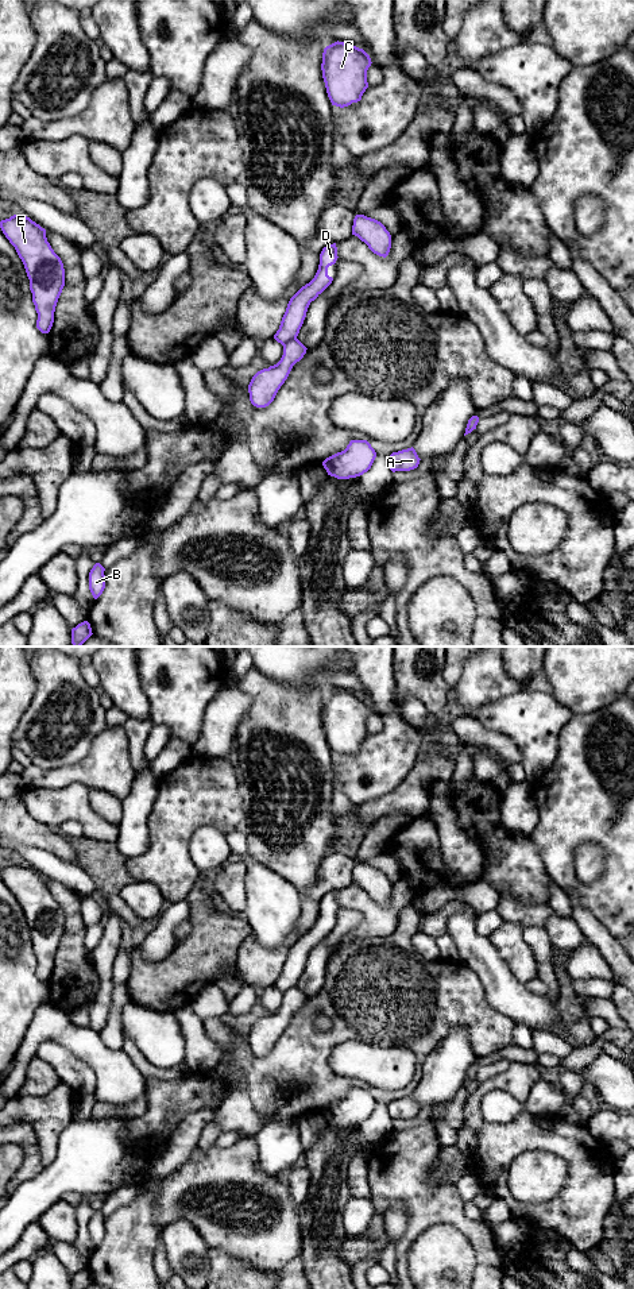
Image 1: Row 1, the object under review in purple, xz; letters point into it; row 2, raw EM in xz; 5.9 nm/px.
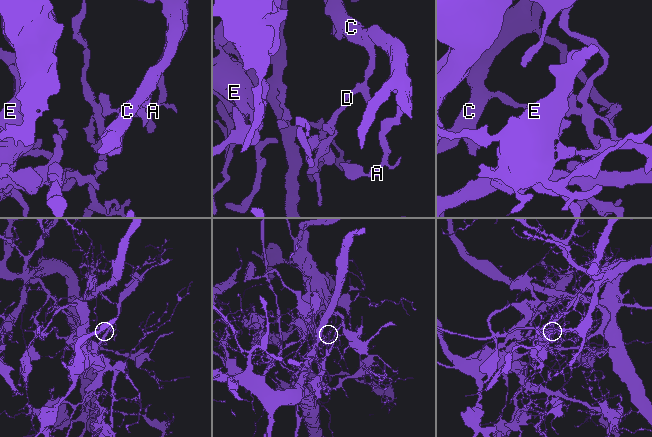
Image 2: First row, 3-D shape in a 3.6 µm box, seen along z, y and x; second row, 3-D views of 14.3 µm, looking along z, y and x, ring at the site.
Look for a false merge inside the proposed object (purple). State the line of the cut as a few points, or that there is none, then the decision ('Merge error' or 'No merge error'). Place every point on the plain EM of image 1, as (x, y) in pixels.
Split along xz (296, 985), (283, 994). Merge error

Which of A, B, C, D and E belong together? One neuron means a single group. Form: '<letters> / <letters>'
A C D / B E

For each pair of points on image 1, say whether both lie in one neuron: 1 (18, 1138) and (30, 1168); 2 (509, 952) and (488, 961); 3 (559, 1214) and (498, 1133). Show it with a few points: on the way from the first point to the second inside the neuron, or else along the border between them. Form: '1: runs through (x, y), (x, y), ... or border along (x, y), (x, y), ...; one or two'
1: runs through (26, 1145), (30, 1149), (30, 1160); one
2: border along (487, 937), (520, 981); two
3: runs through (530, 1212), (520, 1210), (499, 1189), (498, 1161); one

